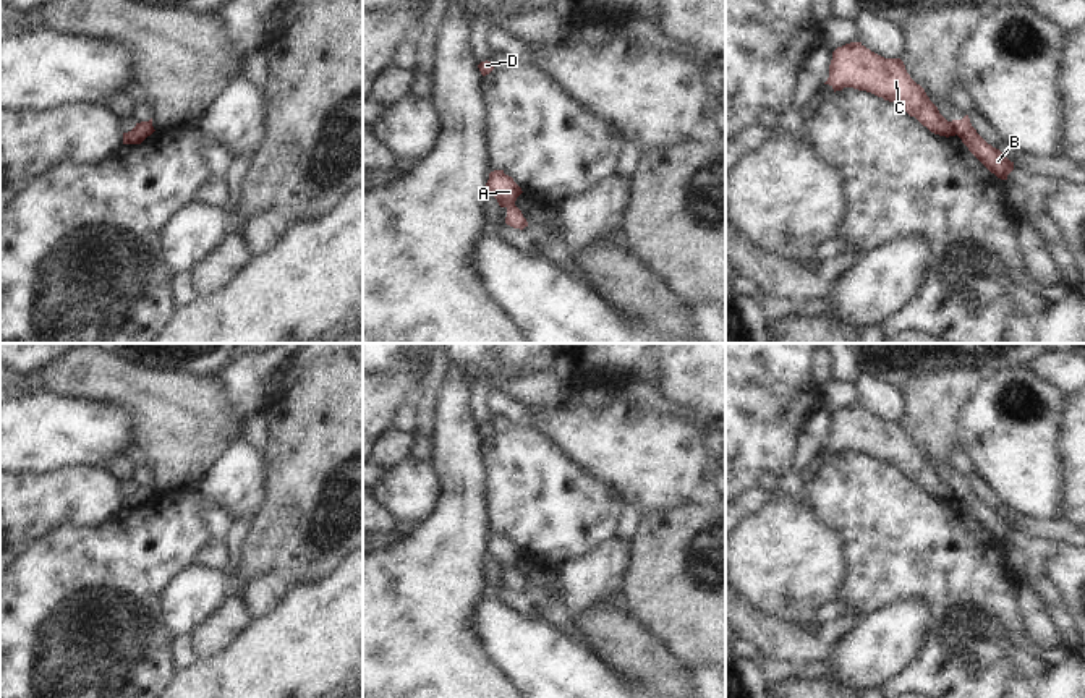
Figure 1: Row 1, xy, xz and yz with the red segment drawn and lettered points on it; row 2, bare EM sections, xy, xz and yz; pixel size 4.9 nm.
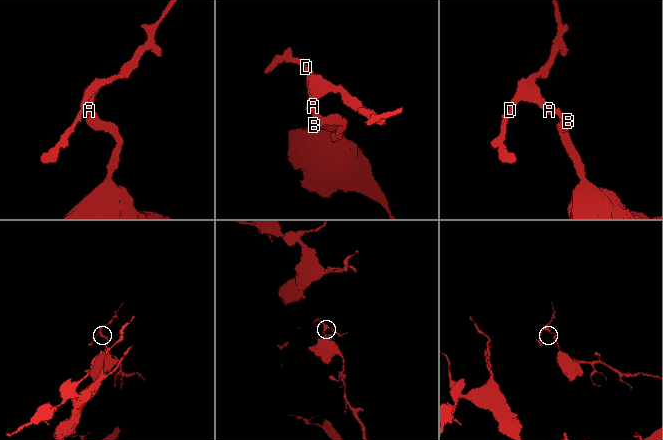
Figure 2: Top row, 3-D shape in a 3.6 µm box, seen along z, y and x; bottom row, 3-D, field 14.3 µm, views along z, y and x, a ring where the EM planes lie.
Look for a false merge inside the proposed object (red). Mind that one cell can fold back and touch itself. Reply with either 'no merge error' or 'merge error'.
merge error

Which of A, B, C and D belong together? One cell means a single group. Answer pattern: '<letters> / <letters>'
A C D / B

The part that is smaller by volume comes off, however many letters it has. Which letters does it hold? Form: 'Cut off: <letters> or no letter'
Cut off: A, C, D

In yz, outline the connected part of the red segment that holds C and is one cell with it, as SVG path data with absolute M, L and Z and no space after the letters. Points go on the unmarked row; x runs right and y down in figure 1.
M850 405L832 415L829 447L834 455L844 450L871 455L915 479L931 496L955 499L955 494L917 447L900 421L884 421L862 405Z

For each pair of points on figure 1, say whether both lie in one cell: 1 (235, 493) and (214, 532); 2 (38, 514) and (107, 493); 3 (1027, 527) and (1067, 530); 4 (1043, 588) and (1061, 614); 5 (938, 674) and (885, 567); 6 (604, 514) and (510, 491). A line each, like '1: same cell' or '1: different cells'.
1: different cells
2: same cell
3: same cell
4: same cell
5: same cell
6: same cell

